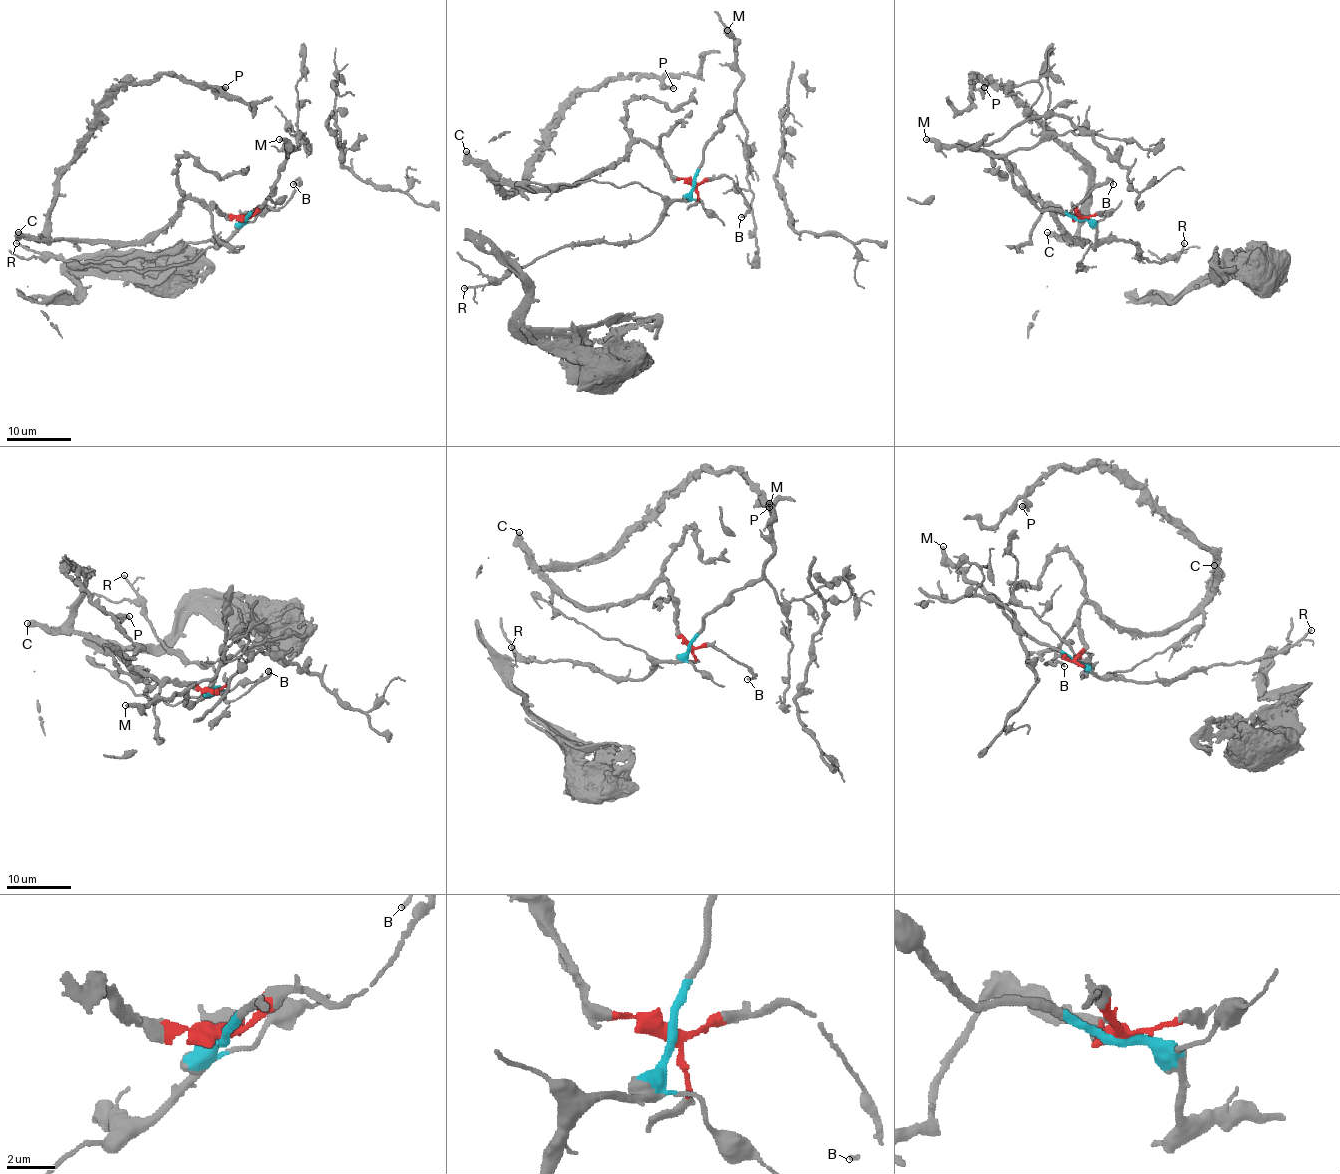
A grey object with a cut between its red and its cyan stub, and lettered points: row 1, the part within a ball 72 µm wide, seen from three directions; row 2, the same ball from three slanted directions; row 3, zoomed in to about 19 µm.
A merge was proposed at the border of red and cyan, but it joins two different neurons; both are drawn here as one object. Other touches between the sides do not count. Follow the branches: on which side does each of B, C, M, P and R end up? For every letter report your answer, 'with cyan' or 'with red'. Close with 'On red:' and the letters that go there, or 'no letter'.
B: with red
C: with red
M: with cyan
P: with red
R: with cyan
On red: B, C, P

